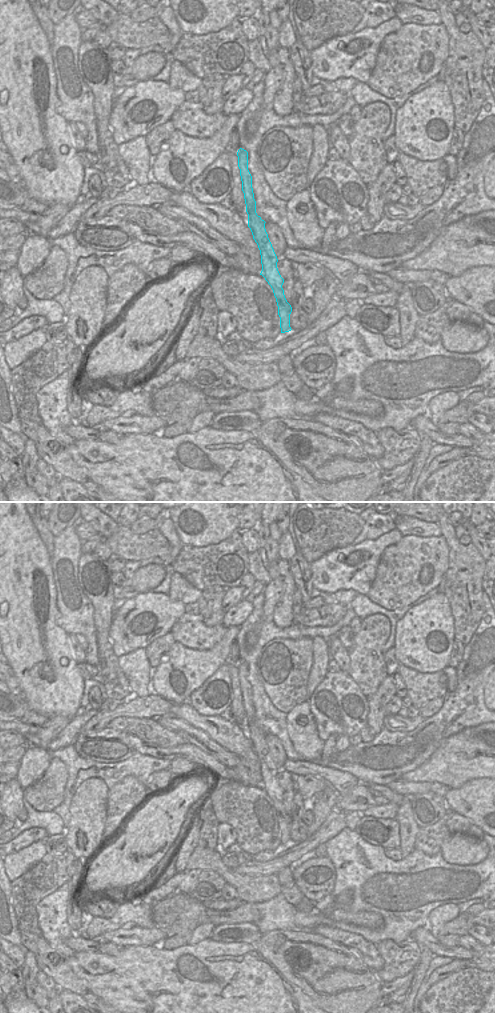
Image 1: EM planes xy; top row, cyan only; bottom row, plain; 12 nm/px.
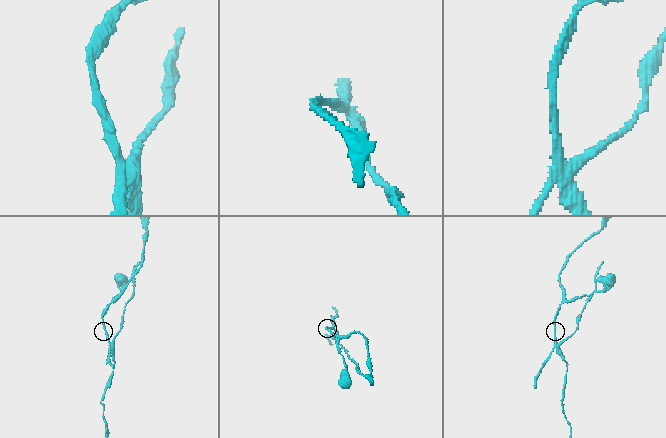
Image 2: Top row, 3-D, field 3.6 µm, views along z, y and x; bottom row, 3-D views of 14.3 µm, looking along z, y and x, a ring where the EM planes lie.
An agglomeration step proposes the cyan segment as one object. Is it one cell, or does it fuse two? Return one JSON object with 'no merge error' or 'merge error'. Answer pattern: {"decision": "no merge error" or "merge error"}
{"decision": "merge error"}

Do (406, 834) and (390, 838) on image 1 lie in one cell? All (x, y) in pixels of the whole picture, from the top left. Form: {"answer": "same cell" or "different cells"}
{"answer": "different cells"}

